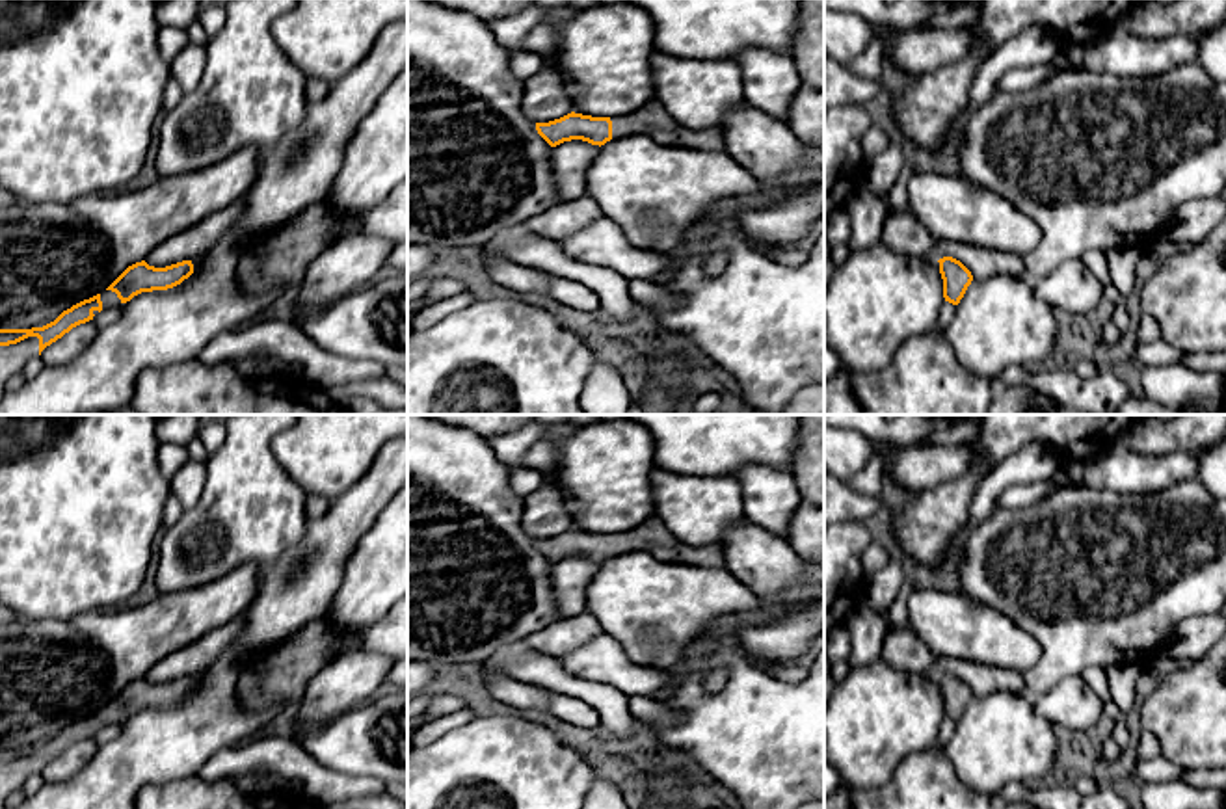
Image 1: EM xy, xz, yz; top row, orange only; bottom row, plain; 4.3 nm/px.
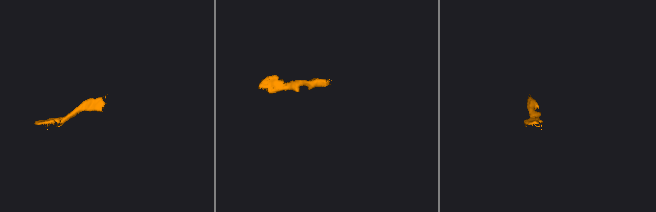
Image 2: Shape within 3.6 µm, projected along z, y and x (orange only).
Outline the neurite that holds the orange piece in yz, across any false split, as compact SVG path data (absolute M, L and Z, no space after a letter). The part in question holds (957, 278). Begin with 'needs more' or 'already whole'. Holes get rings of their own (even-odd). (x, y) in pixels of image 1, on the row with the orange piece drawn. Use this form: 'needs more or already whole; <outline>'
already whole; M943 257L938 262L943 279L943 298L945 301L958 305L971 285L973 275L960 260L953 257Z

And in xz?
needs more; M657 99L627 115L616 117L592 117L571 112L549 123L536 123L536 130L551 147L571 139L582 139L601 147L610 139L646 134L666 145L726 151L720 126L692 130L677 123Z

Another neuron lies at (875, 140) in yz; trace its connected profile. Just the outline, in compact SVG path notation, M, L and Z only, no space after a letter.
M871 125L869 130L863 134L861 147L865 156L874 156L882 153L887 145L887 136L882 128Z

